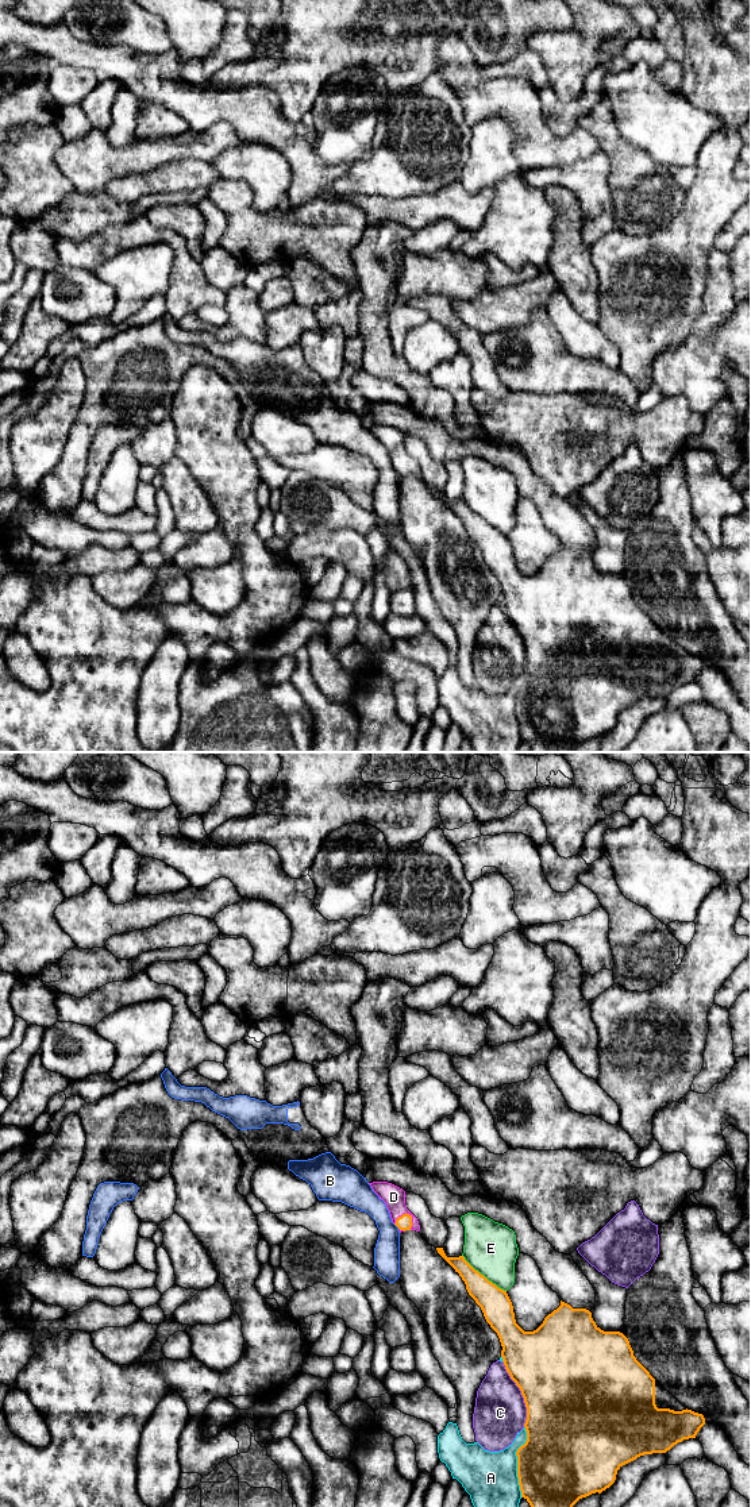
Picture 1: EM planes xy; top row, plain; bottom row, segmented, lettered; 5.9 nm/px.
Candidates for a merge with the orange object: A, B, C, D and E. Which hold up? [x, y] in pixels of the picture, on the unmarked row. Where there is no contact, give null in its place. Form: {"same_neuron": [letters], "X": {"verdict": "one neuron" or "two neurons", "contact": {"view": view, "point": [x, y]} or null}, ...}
{"same_neuron": ["D"], "A": {"verdict": "two neurons", "contact": {"view": "xy", "point": [518, 705]}}, "B": {"verdict": "two neurons", "contact": {"view": "xy", "point": [396, 469]}}, "C": {"verdict": "two neurons", "contact": {"view": "xy", "point": [522, 638]}}, "D": {"verdict": "one neuron", "contact": {"view": "xy", "point": [403, 458]}}, "E": {"verdict": "two neurons", "contact": {"view": "xy", "point": [482, 519]}}}

